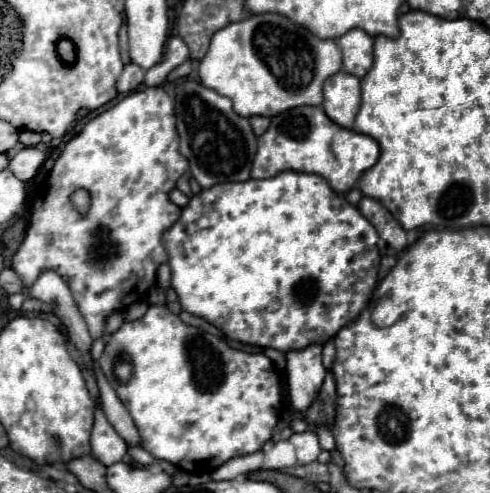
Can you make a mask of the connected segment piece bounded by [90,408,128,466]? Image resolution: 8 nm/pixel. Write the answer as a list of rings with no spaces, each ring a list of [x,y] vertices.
[[[96,408],[90,446],[92,446],[92,456],[98,458],[106,466],[110,466],[114,462],[120,462],[124,458],[126,450],[128,450],[126,442],[110,426],[110,422],[106,420],[106,416],[104,416],[104,412],[100,408]]]

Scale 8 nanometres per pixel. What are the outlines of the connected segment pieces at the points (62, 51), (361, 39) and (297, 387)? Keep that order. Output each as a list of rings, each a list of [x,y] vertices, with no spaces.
[[[60,40],[58,42],[58,54],[60,54],[60,58],[66,62],[66,64],[70,64],[70,62],[74,62],[74,58],[76,58],[76,52],[74,52],[74,44],[70,42],[70,40]]]
[[[356,28],[336,38],[336,44],[342,50],[344,72],[362,78],[372,66],[372,44],[374,44],[372,36]]]
[[[310,344],[302,350],[286,352],[286,376],[292,408],[302,412],[316,398],[324,382],[322,344]]]

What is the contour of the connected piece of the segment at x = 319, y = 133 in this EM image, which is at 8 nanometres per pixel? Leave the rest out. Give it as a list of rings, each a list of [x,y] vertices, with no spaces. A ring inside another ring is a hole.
[[[300,106],[272,118],[270,128],[258,138],[258,152],[252,166],[252,178],[272,178],[274,174],[294,170],[322,174],[330,188],[338,194],[348,194],[362,172],[378,162],[380,146],[374,138],[334,124],[320,106]]]

